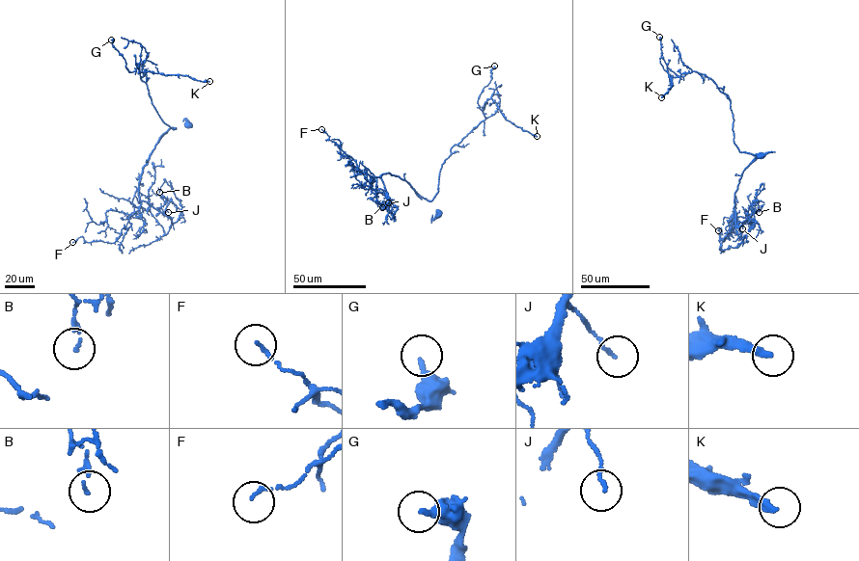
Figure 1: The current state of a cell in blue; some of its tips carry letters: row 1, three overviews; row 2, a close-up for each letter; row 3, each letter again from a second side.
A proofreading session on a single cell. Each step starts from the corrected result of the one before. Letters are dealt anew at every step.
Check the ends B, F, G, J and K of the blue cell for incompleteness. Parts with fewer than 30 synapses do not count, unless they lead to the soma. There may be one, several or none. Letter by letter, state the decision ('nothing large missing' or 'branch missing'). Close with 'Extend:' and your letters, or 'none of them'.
B: nothing large missing
F: nothing large missing
G: nothing large missing
J: nothing large missing
K: branch missing
Extend: K

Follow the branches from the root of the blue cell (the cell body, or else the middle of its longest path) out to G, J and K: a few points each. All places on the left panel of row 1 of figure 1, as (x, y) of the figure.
G: (188, 124), (173, 129), (163, 121), (141, 78), (145, 61), (129, 72), (111, 40)
J: (188, 124), (171, 127), (161, 136), (144, 167), (139, 182), (139, 200), (161, 212), (166, 209), (168, 212)
K: (188, 124), (173, 129), (163, 121), (141, 78), (145, 61), (138, 65), (139, 73), (180, 75), (209, 81)

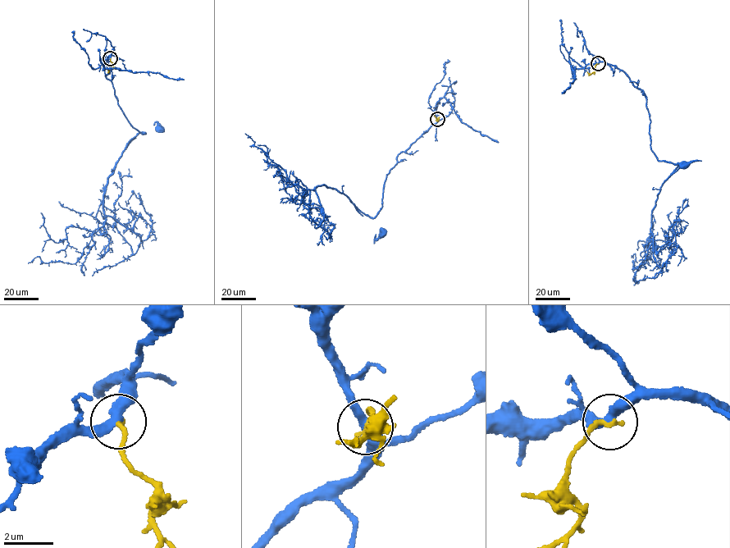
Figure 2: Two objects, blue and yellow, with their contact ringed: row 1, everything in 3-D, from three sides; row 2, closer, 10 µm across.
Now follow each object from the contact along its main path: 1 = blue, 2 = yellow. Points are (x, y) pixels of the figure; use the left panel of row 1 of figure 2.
1: (110, 58), (109, 55), (105, 76), (111, 82), (117, 104), (130, 123), (142, 134), (160, 129)
2: (110, 58), (112, 66), (108, 70)

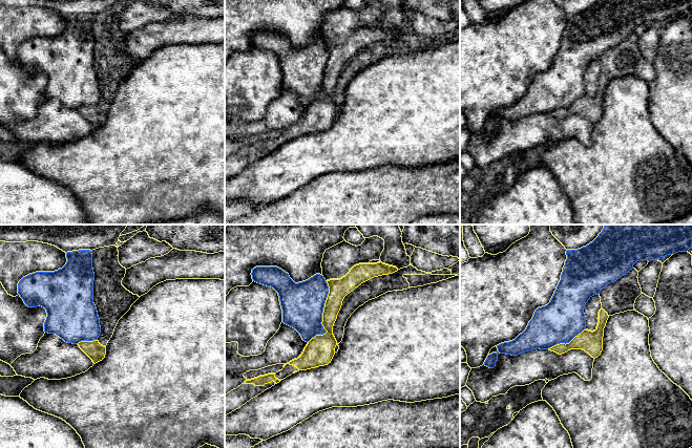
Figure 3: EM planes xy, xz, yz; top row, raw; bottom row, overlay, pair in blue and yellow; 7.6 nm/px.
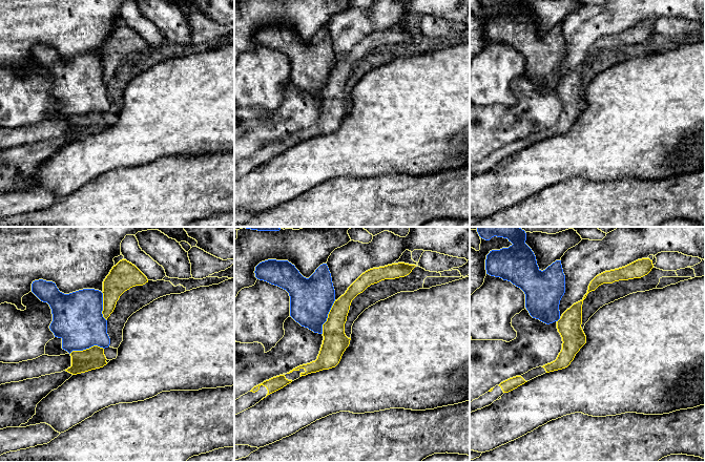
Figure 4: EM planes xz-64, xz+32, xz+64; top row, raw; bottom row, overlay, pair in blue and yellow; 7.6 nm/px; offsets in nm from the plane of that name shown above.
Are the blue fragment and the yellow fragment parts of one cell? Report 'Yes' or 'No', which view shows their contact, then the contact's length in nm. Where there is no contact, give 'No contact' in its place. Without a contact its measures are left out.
No. Touches blue in xz. Shared border 500 nm

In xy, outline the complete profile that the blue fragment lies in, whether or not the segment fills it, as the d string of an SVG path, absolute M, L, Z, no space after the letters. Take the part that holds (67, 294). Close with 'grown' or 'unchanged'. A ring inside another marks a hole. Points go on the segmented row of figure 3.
M90 250L66 253L67 262L55 272L36 272L23 277L18 283L18 294L28 307L42 306L47 317L44 332L56 334L67 343L98 340L101 326L93 303L92 254Z; unchanged

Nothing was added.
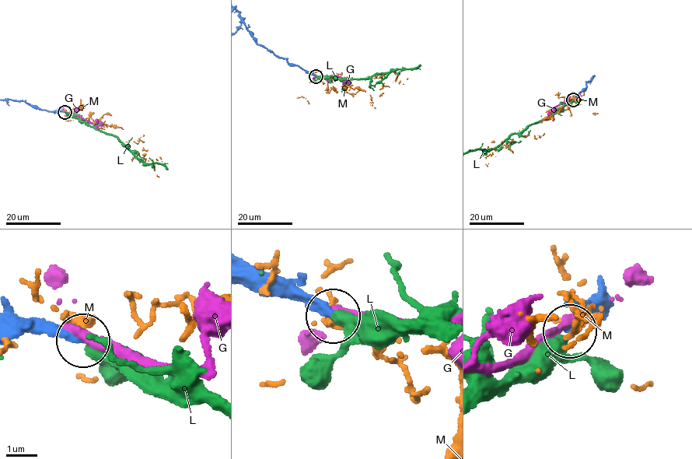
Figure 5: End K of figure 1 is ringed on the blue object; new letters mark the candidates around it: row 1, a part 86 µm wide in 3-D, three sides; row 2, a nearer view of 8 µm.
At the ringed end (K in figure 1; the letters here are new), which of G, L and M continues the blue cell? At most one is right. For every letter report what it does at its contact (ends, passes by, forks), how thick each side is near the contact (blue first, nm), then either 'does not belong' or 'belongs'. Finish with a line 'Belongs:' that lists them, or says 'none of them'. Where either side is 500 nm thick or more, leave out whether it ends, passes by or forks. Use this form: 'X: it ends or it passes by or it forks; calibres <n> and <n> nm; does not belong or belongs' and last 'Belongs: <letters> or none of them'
G: it ends; calibres 320 and 320 nm; does not belong
L: it ends; calibres 280 and 440 nm; does not belong
M: it ends; calibres 320 and 320 nm; does not belong
Belongs: none of them

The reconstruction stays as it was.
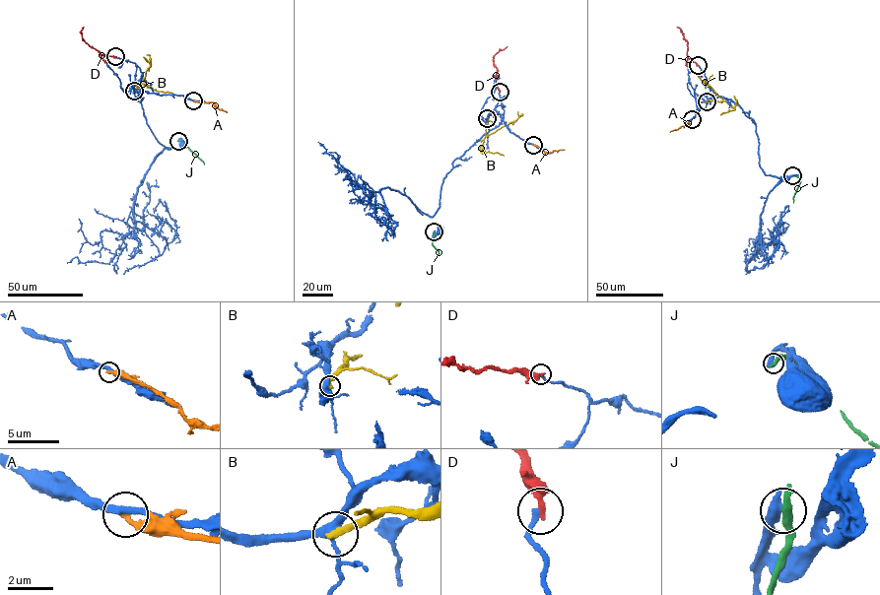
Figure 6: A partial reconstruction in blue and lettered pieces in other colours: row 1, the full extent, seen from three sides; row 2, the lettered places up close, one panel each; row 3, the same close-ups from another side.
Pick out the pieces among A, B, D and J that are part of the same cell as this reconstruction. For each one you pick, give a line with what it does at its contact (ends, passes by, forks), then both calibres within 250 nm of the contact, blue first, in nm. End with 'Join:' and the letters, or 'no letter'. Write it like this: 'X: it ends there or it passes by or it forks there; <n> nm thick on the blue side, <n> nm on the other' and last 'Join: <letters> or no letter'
Join: no letter

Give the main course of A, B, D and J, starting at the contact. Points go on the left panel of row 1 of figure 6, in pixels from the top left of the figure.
A: (193, 100), (213, 102), (227, 112)
B: (134, 91), (141, 86), (151, 64), (149, 55), (146, 54)
D: (115, 56), (102, 55), (83, 40), (83, 27)
J: (178, 141), (181, 139), (204, 165)

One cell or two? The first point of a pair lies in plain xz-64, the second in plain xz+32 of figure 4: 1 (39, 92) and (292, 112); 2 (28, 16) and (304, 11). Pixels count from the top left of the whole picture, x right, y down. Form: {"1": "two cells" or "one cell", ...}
{"1": "two cells", "2": "one cell"}

